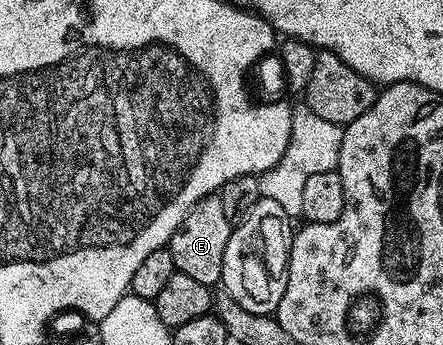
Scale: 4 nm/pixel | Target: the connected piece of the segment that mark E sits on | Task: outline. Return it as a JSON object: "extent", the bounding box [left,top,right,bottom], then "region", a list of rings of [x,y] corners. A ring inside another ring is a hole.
{"extent":[168,195,232,286],"region":[[[209,195],[197,201],[177,231],[170,236],[168,248],[175,270],[205,285],[217,286],[228,269],[228,239],[231,228],[232,222],[224,215],[221,196]]]}

